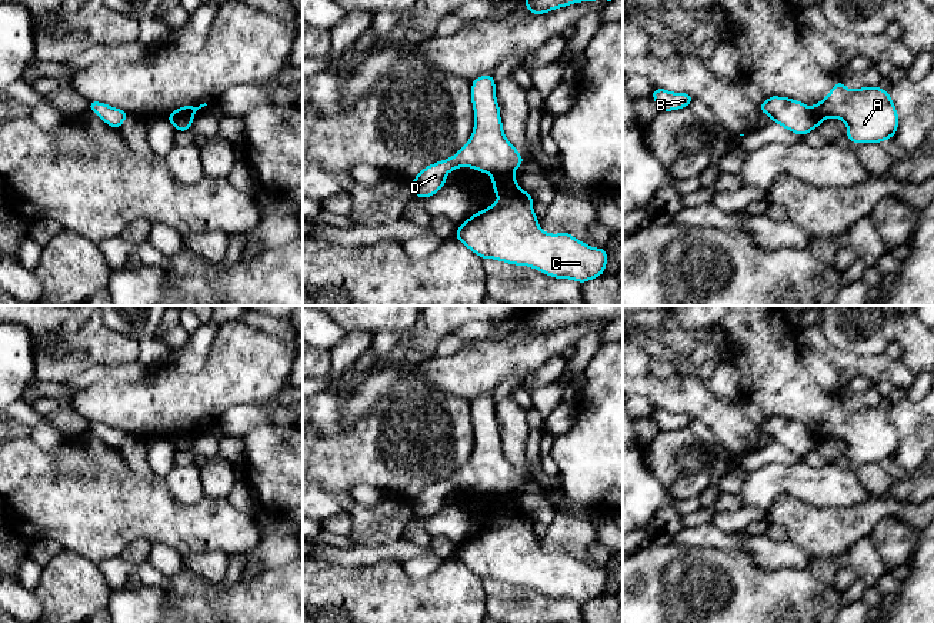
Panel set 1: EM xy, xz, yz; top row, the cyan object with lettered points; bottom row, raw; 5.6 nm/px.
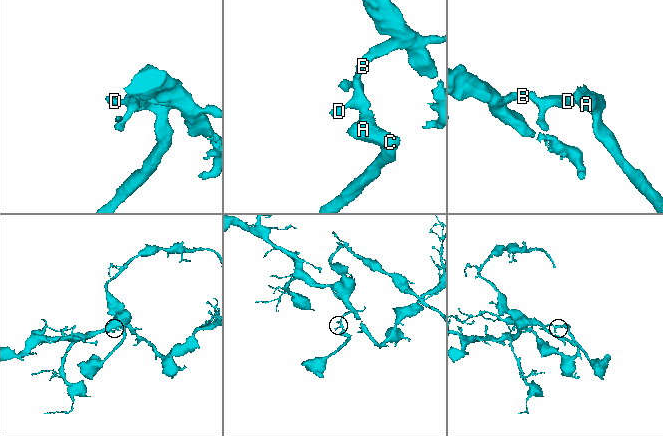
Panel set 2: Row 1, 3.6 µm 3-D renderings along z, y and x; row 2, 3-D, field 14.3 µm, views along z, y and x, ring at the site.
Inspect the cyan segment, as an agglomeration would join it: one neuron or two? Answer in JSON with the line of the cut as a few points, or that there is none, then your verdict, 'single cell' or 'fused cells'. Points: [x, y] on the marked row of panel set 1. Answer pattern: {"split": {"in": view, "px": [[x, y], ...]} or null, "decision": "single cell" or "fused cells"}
{"split": {"in": "xz", "px": [[511, 173], [491, 176]]}, "decision": "fused cells"}

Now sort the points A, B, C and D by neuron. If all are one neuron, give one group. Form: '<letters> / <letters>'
A C / B D

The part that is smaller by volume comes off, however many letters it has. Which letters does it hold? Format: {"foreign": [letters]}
{"foreign": ["A", "C"]}

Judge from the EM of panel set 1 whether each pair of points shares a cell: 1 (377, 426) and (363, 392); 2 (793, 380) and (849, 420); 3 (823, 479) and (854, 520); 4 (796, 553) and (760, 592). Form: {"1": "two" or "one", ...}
{"1": "two", "2": "one", "3": "two", "4": "two"}

